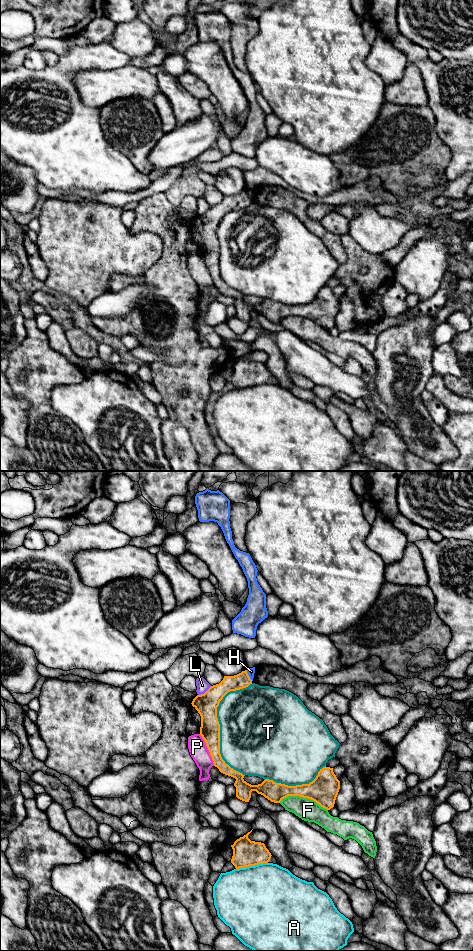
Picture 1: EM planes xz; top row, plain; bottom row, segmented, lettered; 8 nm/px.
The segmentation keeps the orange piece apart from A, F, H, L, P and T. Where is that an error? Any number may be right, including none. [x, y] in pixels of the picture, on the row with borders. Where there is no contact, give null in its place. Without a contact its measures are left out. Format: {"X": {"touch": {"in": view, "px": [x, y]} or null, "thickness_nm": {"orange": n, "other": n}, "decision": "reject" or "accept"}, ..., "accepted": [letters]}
{"A": {"touch": {"in": "xz", "px": [251, 865]}, "thickness_nm": {"orange": 220, "other": 480}, "decision": "reject"}, "F": {"touch": {"in": "xz", "px": [303, 797]}, "thickness_nm": {"orange": 220, "other": 180}, "decision": "reject"}, "H": {"touch": {"in": "xz", "px": [248, 675]}, "thickness_nm": {"orange": 130, "other": 60}, "decision": "reject"}, "L": {"touch": {"in": "xz", "px": [205, 692]}, "thickness_nm": {"orange": 180, "other": 100}, "decision": "reject"}, "P": {"touch": {"in": "xz", "px": [208, 749]}, "thickness_nm": {"orange": 160, "other": 150}, "decision": "reject"}, "T": {"touch": {"in": "xz", "px": [219, 725]}, "thickness_nm": {"orange": 180, "other": 500}, "decision": "reject"}, "accepted": []}

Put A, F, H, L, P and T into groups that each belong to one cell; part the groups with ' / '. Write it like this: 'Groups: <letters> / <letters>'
Groups: A / F / H / L / P / T

